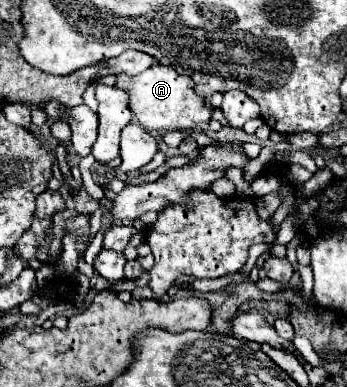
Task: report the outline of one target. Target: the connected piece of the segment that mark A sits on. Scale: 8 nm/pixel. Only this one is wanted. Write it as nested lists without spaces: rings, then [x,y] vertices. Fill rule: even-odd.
[[[152,64],[146,72],[138,76],[116,74],[116,86],[130,96],[130,110],[134,118],[150,132],[168,132],[168,130],[208,130],[212,106],[206,106],[202,98],[194,92],[194,84],[188,76],[178,74],[172,66]]]

